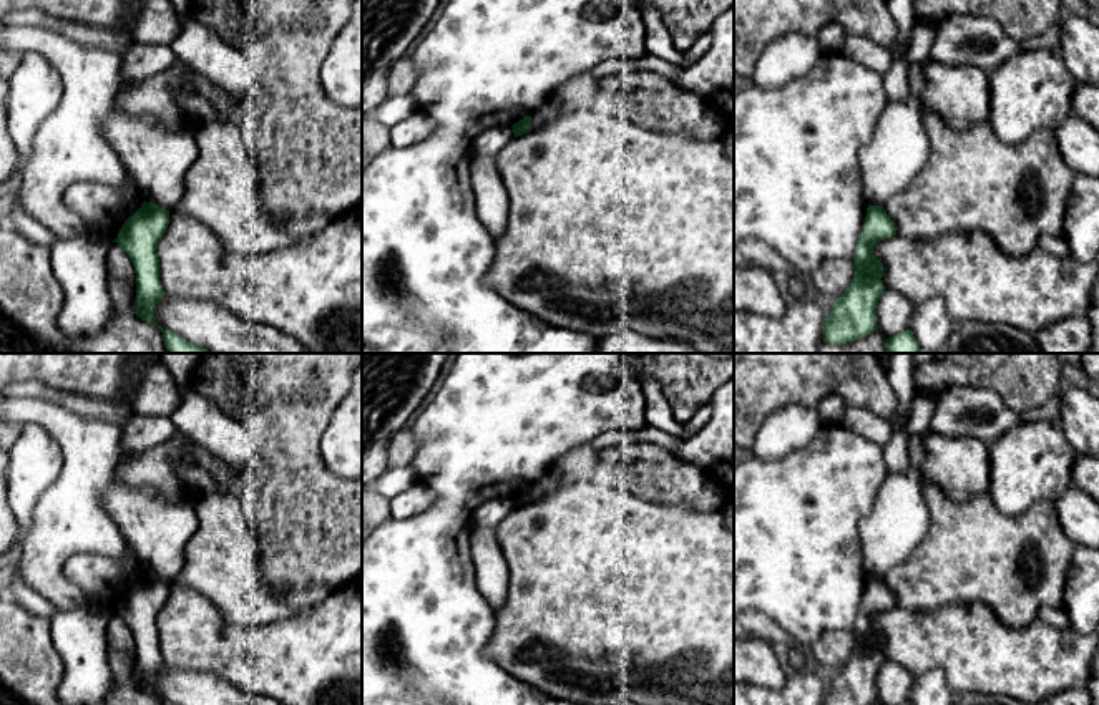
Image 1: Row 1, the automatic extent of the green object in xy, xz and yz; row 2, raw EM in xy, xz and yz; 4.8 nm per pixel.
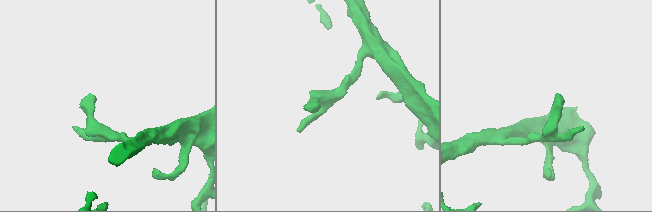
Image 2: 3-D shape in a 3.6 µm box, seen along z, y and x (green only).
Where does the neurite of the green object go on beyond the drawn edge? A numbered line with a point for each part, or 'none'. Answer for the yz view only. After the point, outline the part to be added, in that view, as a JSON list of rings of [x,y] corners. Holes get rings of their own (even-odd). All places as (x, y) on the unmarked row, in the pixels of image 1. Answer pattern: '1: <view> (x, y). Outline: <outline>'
none

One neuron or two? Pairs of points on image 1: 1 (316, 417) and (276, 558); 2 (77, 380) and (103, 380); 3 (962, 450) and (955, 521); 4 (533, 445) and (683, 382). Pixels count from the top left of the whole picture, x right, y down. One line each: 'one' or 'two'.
1: one
2: one
3: two
4: two

